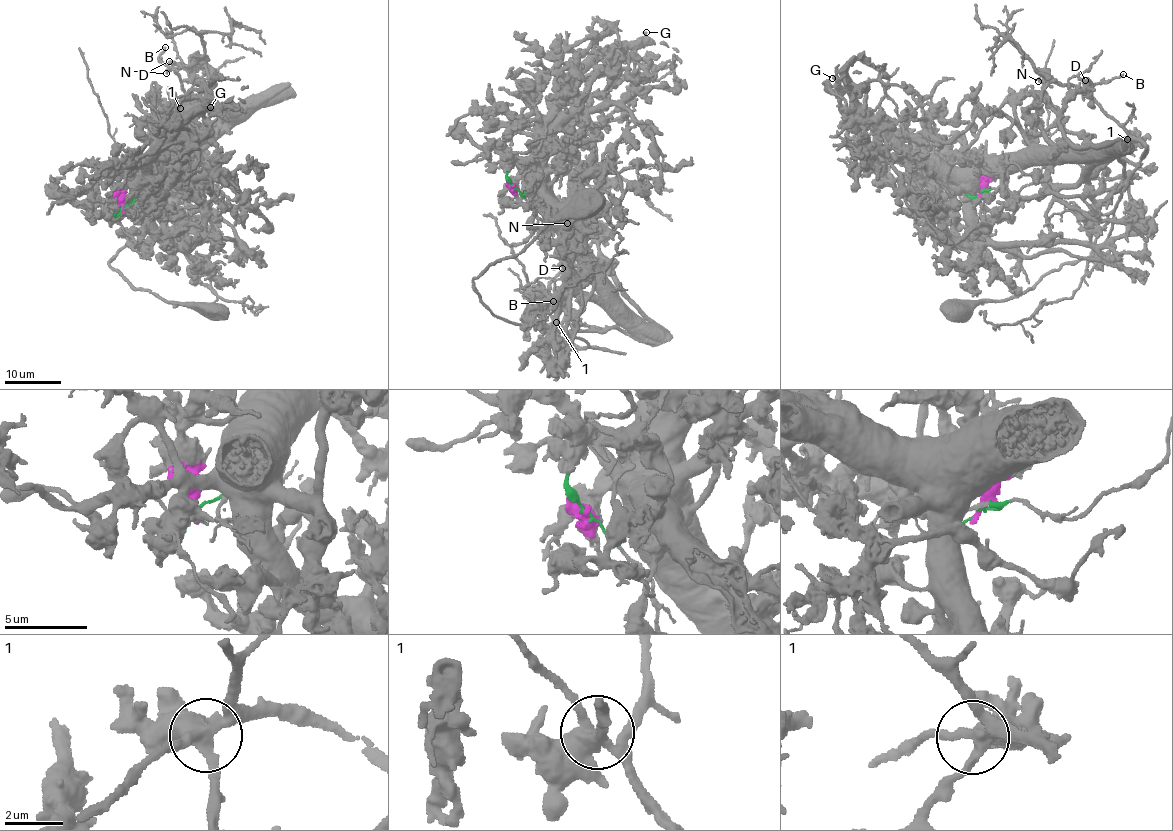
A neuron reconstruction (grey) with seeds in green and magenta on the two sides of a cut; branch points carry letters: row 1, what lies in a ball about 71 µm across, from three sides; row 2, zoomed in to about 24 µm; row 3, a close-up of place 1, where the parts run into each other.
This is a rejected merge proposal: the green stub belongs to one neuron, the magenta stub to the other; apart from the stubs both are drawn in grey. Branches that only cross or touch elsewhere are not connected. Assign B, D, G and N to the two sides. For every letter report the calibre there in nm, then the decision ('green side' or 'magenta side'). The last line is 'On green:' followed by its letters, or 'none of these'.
B: calibre 220 nm; green side
D: calibre 400 nm; magenta side
G: calibre 200 nm; magenta side
N: calibre 180 nm; green side
On green: B, N

